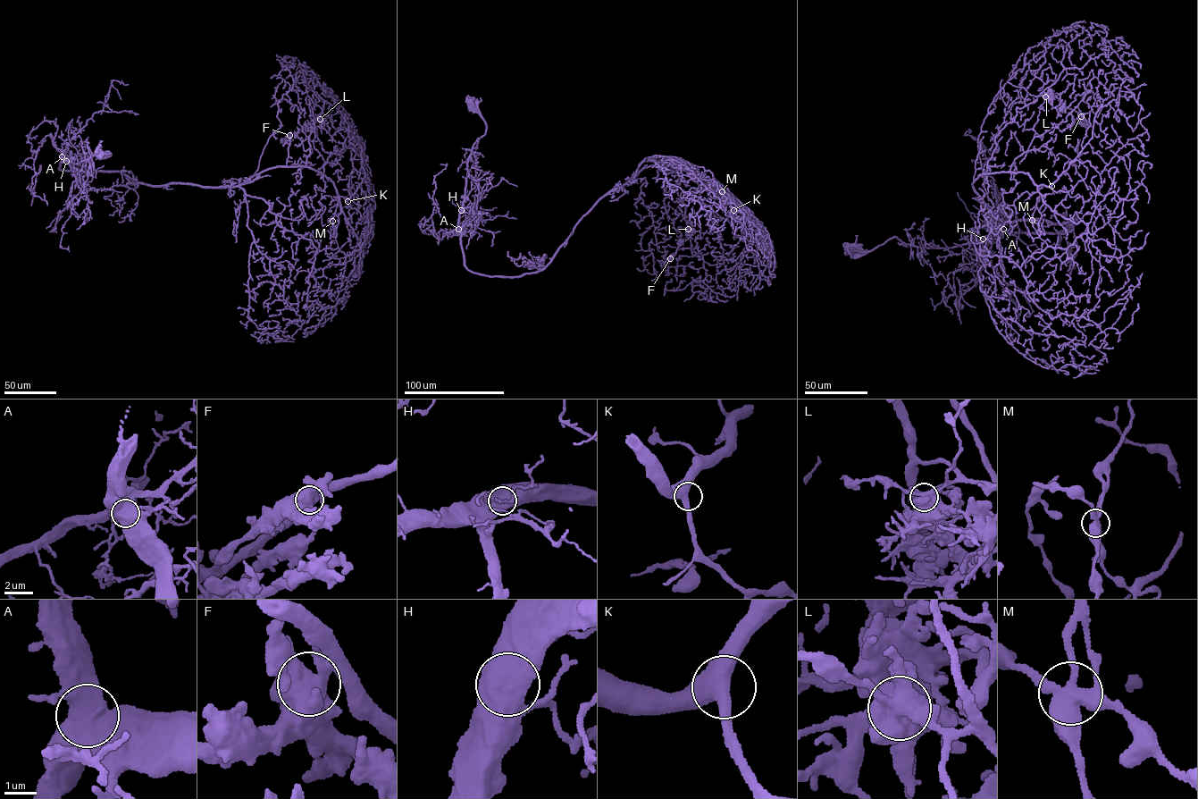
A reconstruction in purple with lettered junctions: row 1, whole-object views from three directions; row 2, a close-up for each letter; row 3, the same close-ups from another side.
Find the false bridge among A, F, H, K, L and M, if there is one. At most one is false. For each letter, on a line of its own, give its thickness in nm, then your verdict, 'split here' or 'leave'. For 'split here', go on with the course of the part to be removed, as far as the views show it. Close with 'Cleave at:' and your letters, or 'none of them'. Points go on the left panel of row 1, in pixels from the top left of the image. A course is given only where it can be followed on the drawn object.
A: 600 nm | leave
F: 700 nm | leave
H: 480 nm | leave
K: 440 nm | leave
L: 650 nm | split here | (320, 119), (283, 141), (292, 140)
M: 480 nm | leave
Cleave at: L

